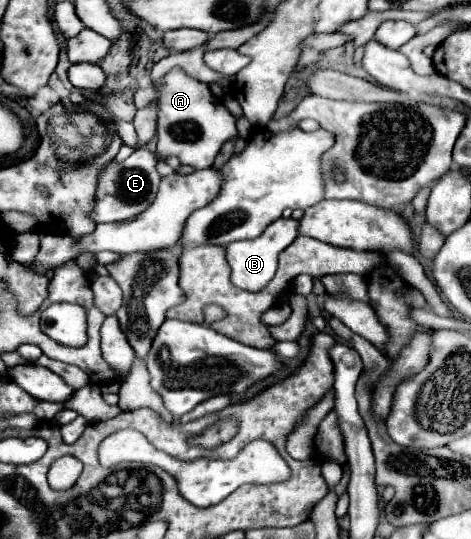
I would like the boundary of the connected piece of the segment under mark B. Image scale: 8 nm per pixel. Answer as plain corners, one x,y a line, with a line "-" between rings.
279,218
265,228
265,232
253,240
239,240
227,246
227,262
231,266
231,282
243,290
259,292
267,286
267,282
275,276
277,270
277,256
285,250
295,238
299,236
299,222
289,218

